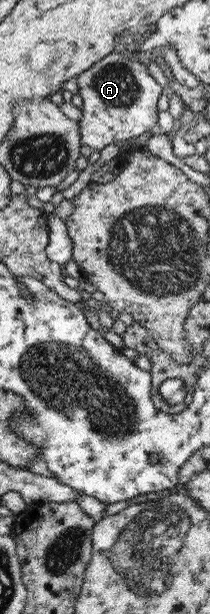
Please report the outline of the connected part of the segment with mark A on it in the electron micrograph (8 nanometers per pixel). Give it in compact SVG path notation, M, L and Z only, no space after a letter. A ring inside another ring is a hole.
M110 52L98 62L92 63L86 70L80 71L74 78L77 94L82 99L81 115L77 121L79 144L100 151L104 146L118 145L130 138L152 131L157 126L157 100L163 92L154 78L148 75L145 61L128 59L126 52Z

